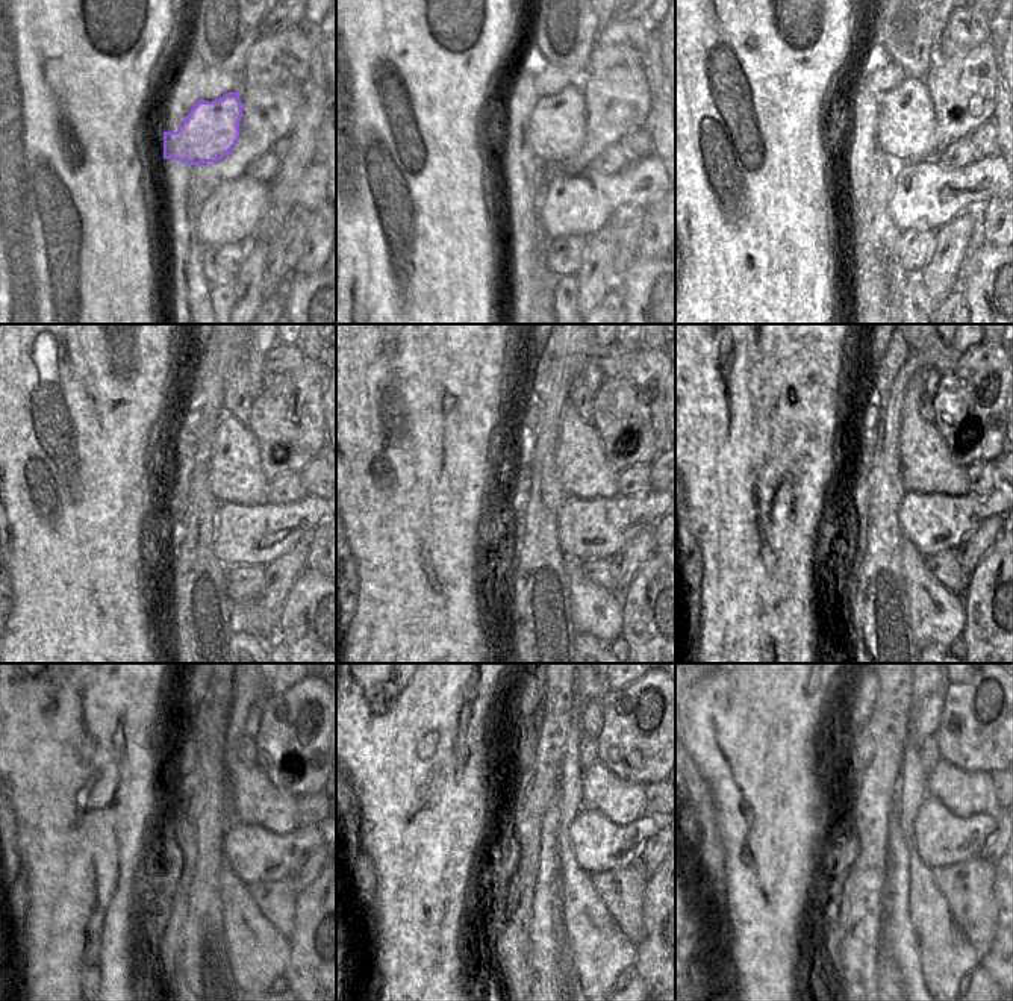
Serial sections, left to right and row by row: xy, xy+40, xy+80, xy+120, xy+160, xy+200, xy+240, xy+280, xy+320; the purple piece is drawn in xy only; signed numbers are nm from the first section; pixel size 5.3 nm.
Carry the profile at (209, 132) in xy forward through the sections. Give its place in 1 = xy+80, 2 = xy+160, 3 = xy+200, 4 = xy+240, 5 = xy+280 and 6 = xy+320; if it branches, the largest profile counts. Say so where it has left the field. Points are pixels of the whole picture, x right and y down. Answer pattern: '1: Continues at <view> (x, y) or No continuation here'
1: Continues at xy+80 (906, 127)
2: Continues at xy+160 (582, 467)
3: Continues at xy+200 (924, 462)
4: Continues at xy+240 (255, 801)
5: Continues at xy+280 (623, 803)
6: Continues at xy+320 (965, 792).

